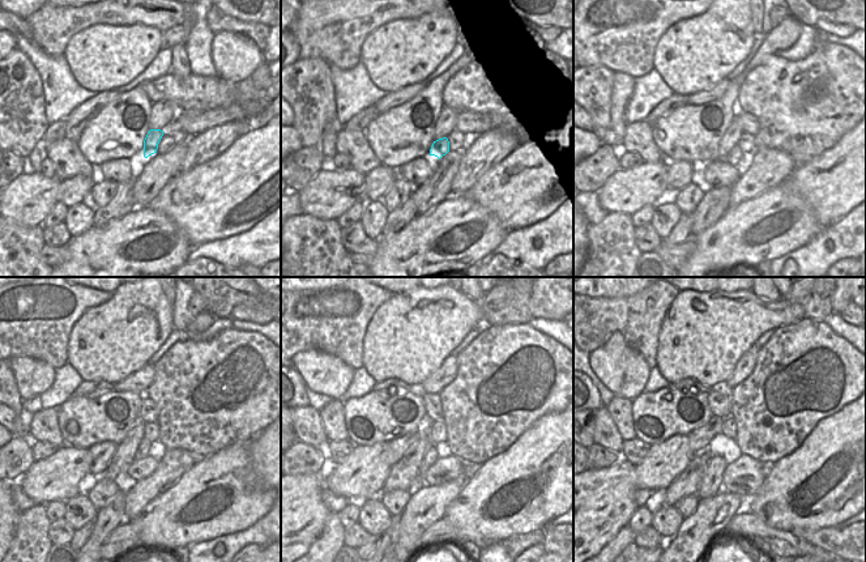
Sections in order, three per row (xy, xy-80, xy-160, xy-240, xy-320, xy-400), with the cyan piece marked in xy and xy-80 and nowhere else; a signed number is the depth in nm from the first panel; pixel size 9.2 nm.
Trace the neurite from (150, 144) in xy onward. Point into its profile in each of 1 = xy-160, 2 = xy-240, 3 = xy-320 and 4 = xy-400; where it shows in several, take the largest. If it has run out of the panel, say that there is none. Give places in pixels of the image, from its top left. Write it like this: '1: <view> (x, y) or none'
1: xy-160 (734, 156)
2: xy-240 (141, 452)
3: xy-320 (430, 456)
4: xy-400 (712, 479)

